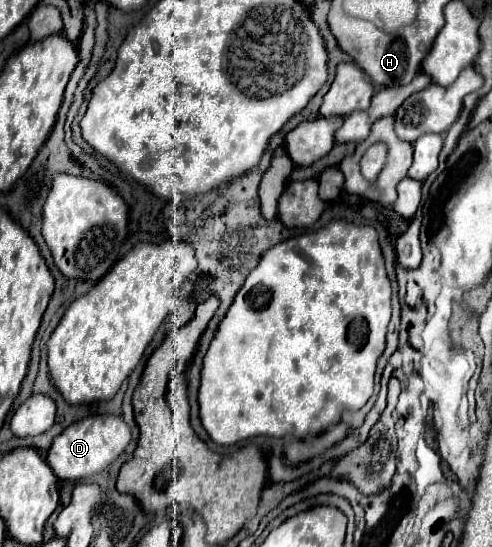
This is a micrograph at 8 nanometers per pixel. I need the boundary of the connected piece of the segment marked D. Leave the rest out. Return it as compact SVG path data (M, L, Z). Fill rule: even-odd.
M93 415L69 425L61 435L53 439L47 453L47 463L53 473L63 481L79 481L105 471L129 445L131 431L123 417L117 415Z

